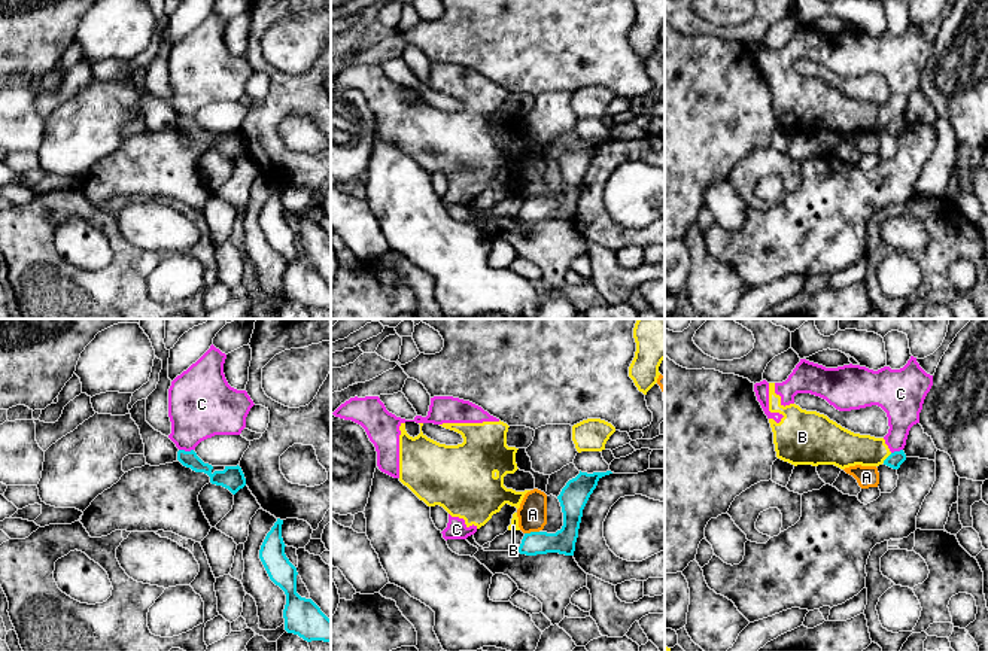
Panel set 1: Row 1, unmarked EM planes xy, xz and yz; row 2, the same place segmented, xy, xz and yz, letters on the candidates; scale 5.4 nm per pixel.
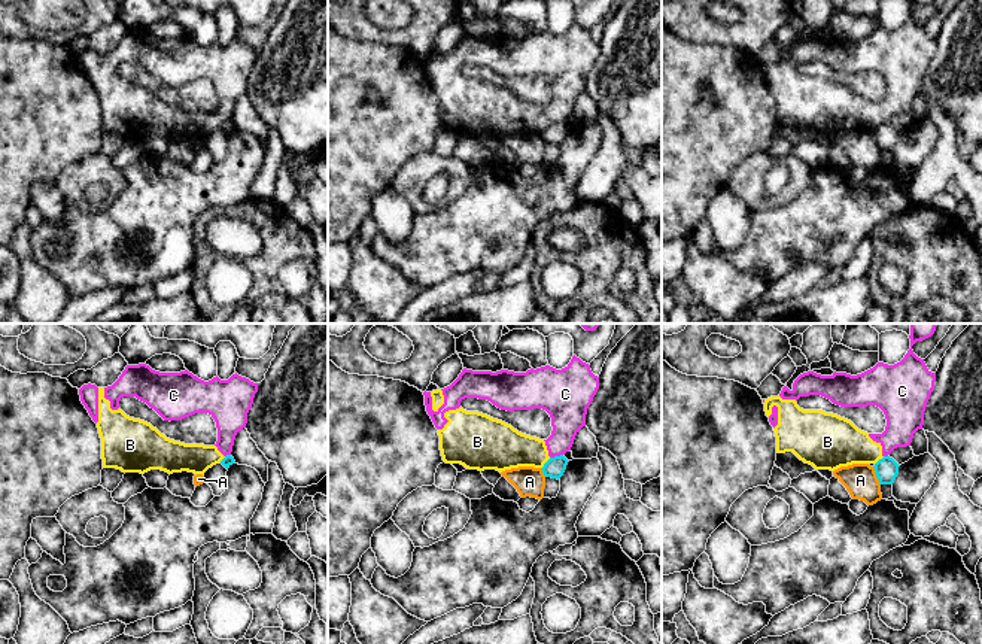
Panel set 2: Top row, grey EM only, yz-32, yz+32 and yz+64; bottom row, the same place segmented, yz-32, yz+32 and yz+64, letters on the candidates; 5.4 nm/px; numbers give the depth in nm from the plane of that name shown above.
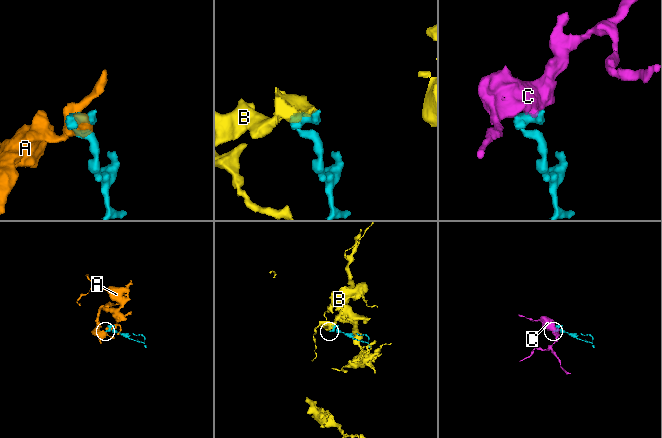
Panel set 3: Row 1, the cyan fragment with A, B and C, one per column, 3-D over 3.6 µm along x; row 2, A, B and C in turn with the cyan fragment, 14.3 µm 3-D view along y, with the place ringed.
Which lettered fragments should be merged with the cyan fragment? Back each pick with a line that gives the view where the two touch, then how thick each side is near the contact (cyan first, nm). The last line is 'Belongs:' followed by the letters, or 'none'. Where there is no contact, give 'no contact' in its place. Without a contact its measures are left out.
Belongs: none

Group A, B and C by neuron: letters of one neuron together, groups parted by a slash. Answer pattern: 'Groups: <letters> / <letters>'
Groups: A / B C

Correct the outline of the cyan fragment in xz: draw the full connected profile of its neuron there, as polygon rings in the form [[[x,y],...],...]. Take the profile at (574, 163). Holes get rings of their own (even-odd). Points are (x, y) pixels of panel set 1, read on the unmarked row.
[[[581,139],[569,146],[557,162],[562,179],[563,192],[556,200],[531,198],[525,200],[522,210],[517,216],[520,220],[536,222],[547,219],[559,219],[565,222],[574,222],[575,209],[578,204],[578,195],[583,183],[583,176],[598,152],[598,147],[612,140],[607,139]]]

